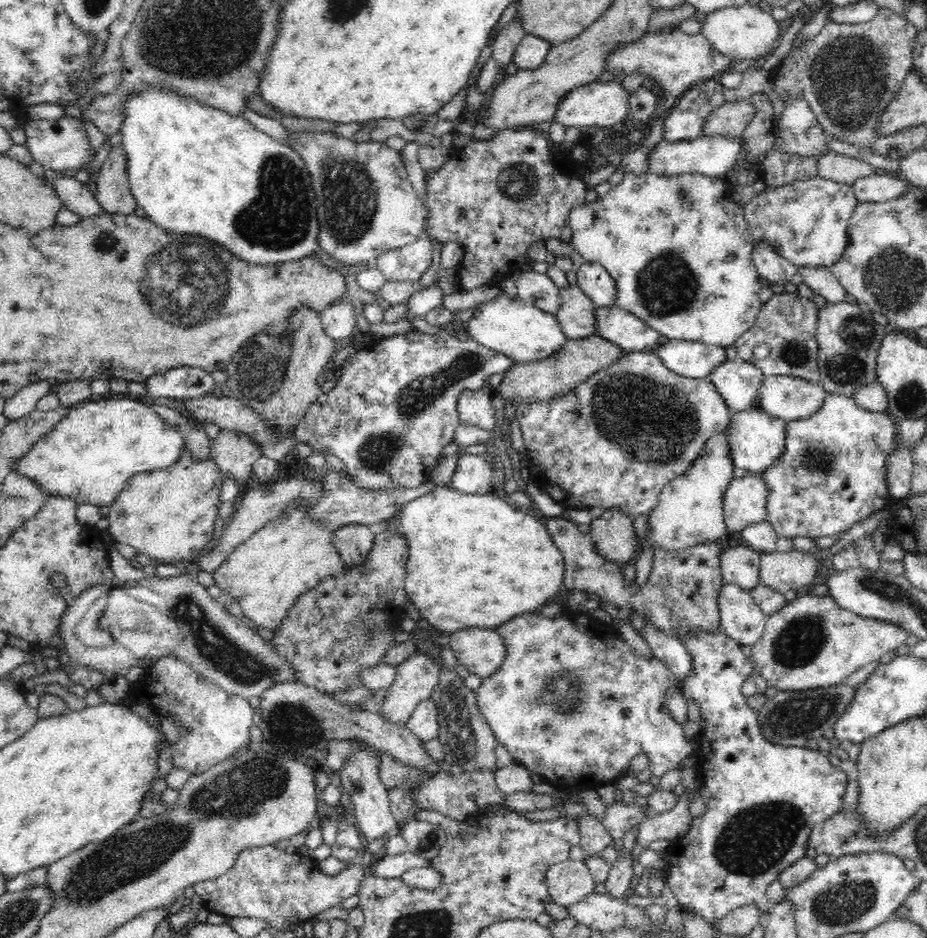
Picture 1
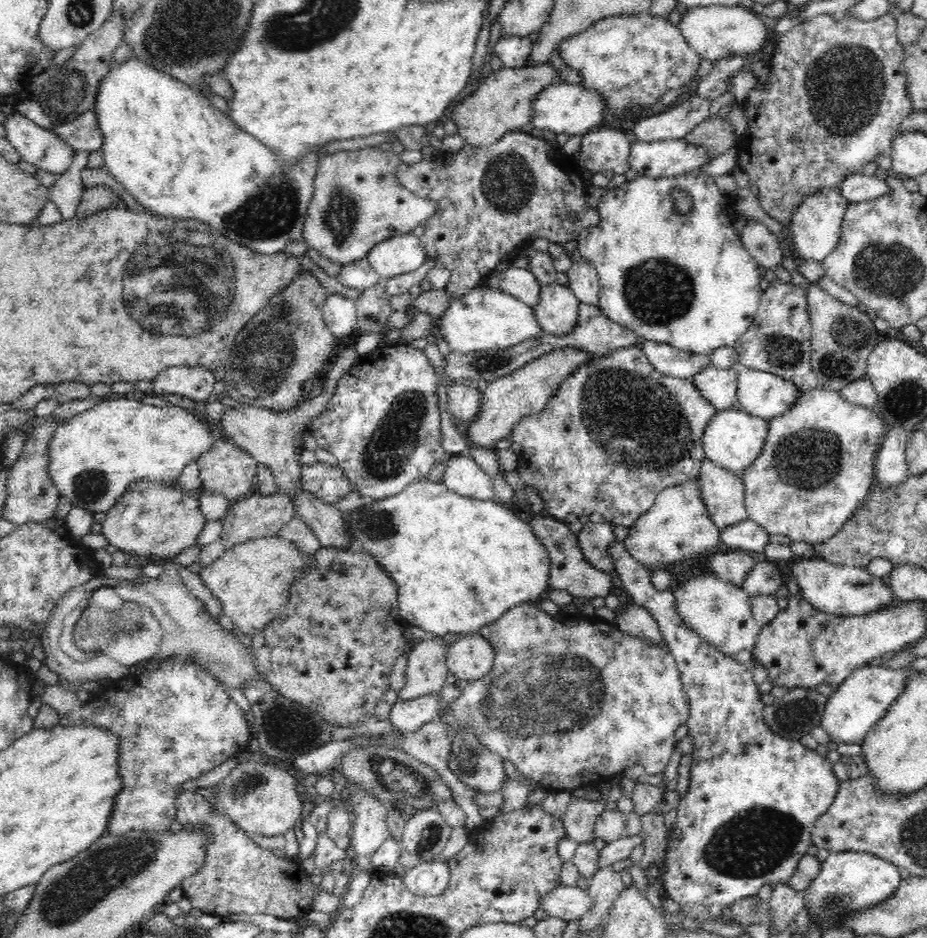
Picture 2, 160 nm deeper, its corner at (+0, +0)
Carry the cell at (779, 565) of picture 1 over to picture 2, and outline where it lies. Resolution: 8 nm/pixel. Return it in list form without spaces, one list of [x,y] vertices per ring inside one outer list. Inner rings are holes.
[[[759,558],[741,588],[748,593],[748,597],[775,595],[783,586],[782,583],[784,580],[776,562]]]

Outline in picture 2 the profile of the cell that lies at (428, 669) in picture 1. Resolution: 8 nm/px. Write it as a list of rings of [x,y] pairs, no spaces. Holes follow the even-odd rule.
[[[430,635],[421,639],[408,655],[406,684],[398,690],[397,701],[414,700],[441,692],[448,678],[447,653],[449,645],[442,637]]]

